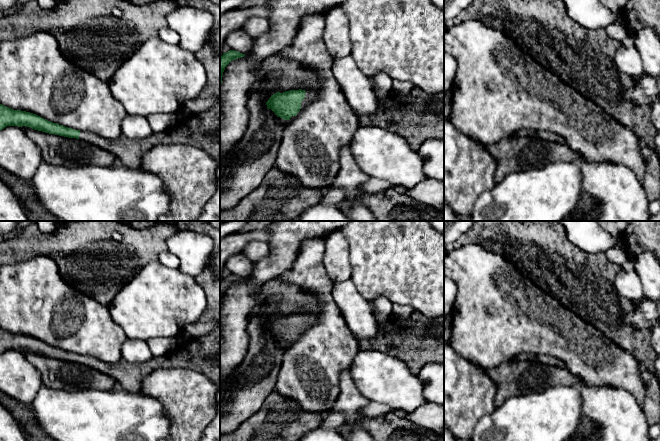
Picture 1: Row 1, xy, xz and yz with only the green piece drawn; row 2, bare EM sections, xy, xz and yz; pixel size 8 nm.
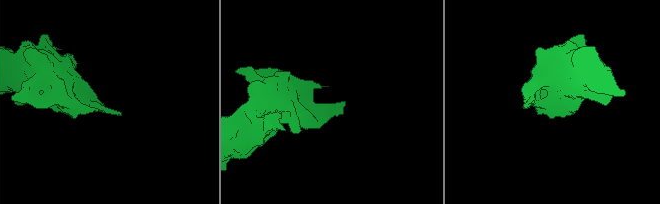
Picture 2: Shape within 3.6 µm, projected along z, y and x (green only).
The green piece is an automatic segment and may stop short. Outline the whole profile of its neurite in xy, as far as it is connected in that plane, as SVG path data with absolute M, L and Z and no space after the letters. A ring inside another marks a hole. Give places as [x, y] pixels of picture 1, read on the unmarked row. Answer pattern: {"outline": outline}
{"outline": "M220 325L208 335L188 339L169 354L152 357L144 362L130 362L121 358L116 363L104 363L93 357L68 352L36 338L0 328L0 354L7 350L26 350L49 358L80 363L109 375L124 391L130 393L140 392L144 378L163 368L192 369L205 375L217 387L220 386Z"}

